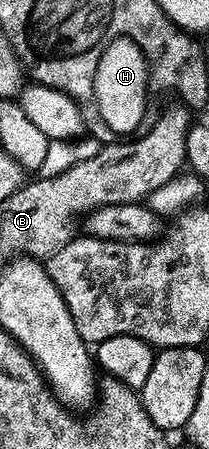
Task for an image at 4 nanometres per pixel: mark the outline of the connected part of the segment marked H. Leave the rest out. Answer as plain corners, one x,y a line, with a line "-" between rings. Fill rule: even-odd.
120,40
112,44
112,48
106,52
102,64
98,66
98,78
96,78
96,96
100,98
102,112
106,116
106,122
114,126
116,130
124,132
124,140
128,140
128,128
136,124
136,120
142,116
145,120
152,120
150,108
160,106
156,100
150,100
152,80
154,80
154,68
150,54
142,50
138,44
130,44
126,40

